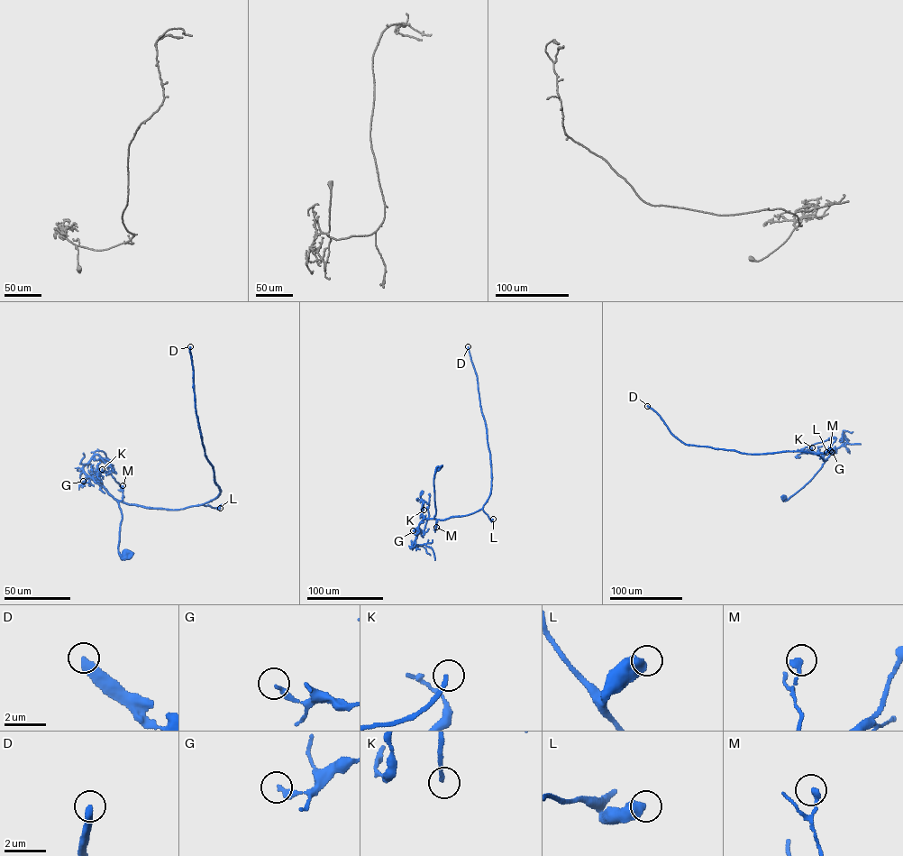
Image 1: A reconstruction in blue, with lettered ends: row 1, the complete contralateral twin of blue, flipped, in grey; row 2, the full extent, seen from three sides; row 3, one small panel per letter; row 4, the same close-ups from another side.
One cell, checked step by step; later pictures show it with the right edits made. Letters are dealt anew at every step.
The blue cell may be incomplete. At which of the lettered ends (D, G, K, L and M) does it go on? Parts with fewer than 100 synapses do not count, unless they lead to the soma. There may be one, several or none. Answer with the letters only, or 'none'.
D

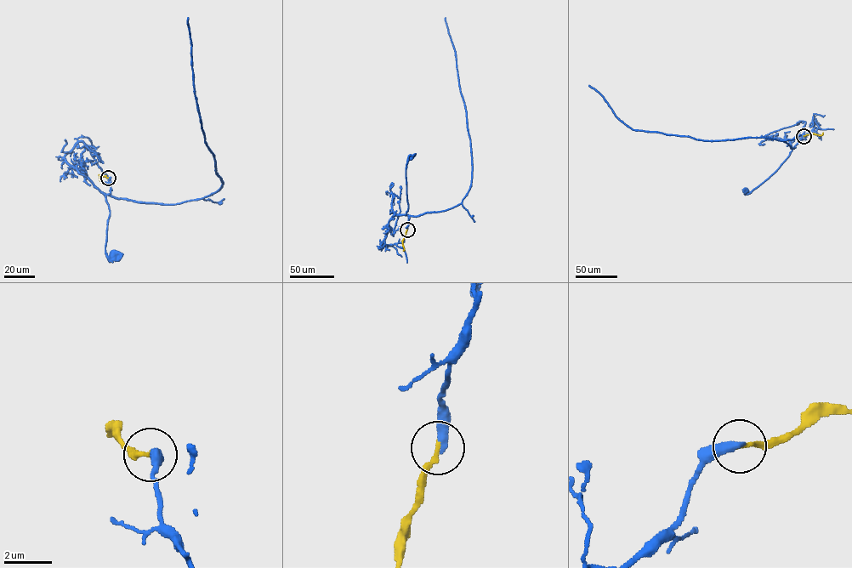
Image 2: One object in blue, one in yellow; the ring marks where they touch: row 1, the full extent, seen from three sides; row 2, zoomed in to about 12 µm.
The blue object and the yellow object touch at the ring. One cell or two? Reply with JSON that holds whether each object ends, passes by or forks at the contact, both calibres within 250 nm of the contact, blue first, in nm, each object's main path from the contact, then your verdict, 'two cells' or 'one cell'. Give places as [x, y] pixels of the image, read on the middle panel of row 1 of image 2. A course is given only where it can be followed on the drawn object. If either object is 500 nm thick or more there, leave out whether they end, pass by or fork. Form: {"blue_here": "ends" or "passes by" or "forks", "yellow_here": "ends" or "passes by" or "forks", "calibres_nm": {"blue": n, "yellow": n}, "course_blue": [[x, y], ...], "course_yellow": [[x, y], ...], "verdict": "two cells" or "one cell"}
{"blue_here": "ends", "yellow_here": "ends", "calibres_nm": {"blue": 400, "yellow": 180}, "course_blue": [[407, 230], [406, 167], [411, 158]], "course_yellow": [[407, 230], [402, 241], [403, 251]], "verdict": "one cell"}

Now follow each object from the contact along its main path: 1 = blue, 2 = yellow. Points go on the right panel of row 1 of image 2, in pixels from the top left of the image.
1: (803, 136), (773, 173), (752, 191), (748, 192), (746, 190)
2: (803, 136), (821, 135), (823, 133)

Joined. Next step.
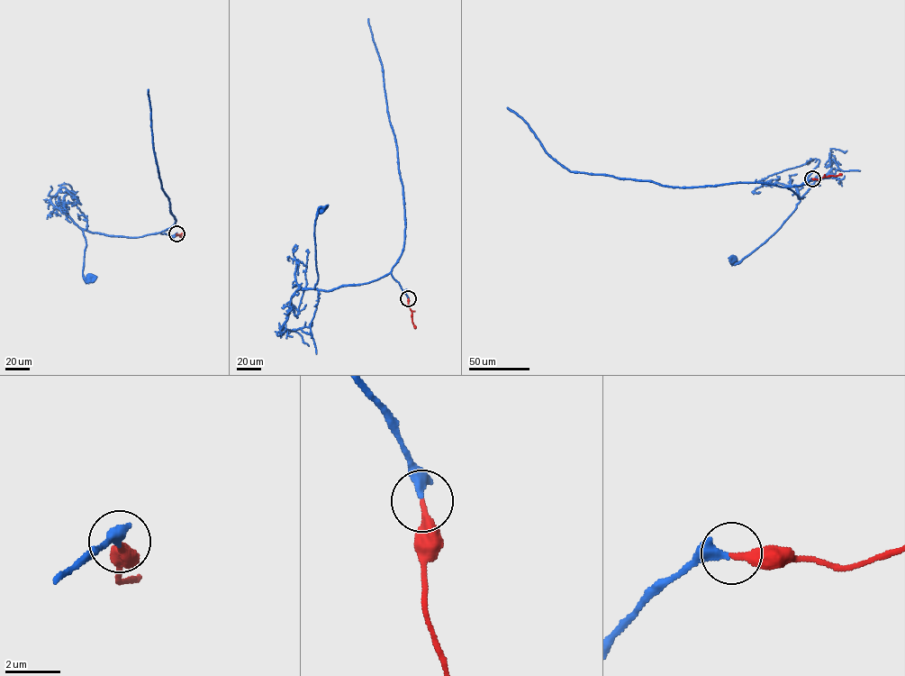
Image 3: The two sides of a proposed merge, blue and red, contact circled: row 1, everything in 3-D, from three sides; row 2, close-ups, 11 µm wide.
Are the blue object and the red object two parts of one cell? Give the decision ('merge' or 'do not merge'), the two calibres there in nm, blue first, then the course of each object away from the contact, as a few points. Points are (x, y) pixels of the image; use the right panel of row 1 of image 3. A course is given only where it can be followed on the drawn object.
merge; calibres 400 and 260 nm; course blue (812, 178), (804, 184), (786, 187), (798, 198), (802, 197), (795, 209), (754, 251), (737, 262), (734, 258); course red (812, 178), (842, 174)

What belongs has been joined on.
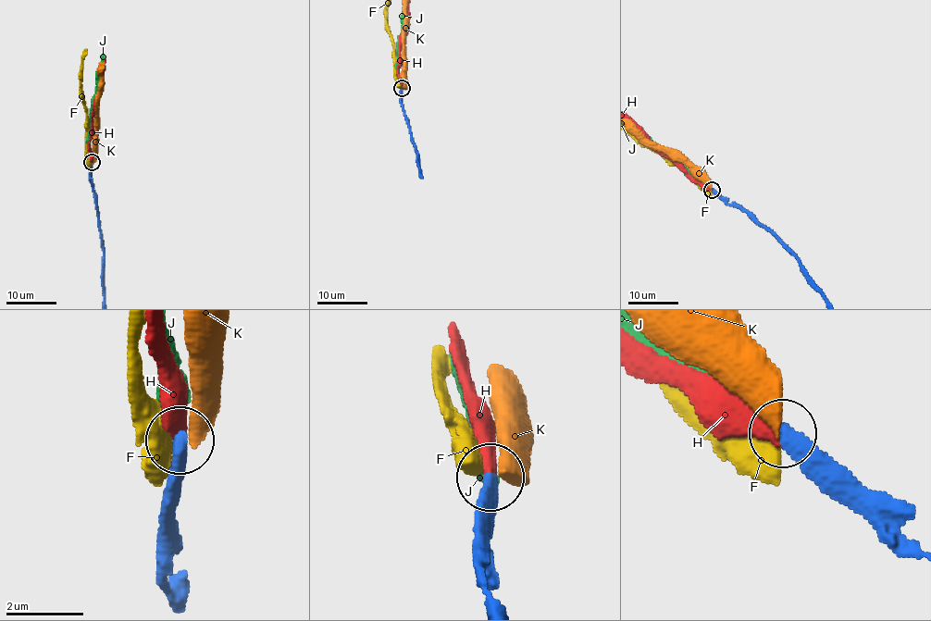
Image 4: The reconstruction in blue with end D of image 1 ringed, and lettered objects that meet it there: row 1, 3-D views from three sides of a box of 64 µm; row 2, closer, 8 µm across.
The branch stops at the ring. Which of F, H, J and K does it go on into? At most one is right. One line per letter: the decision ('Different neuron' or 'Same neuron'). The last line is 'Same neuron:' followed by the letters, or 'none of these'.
F: Different neuron
H: Same neuron
J: Different neuron
K: Different neuron
Same neuron: H

